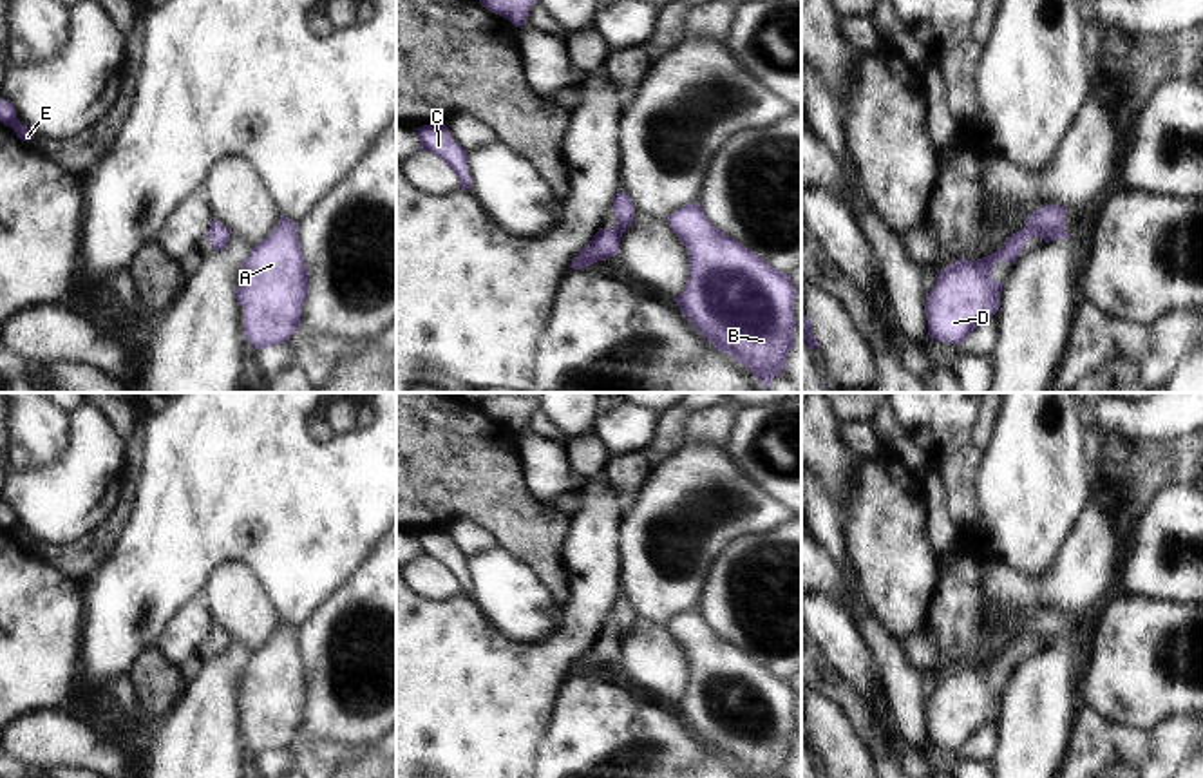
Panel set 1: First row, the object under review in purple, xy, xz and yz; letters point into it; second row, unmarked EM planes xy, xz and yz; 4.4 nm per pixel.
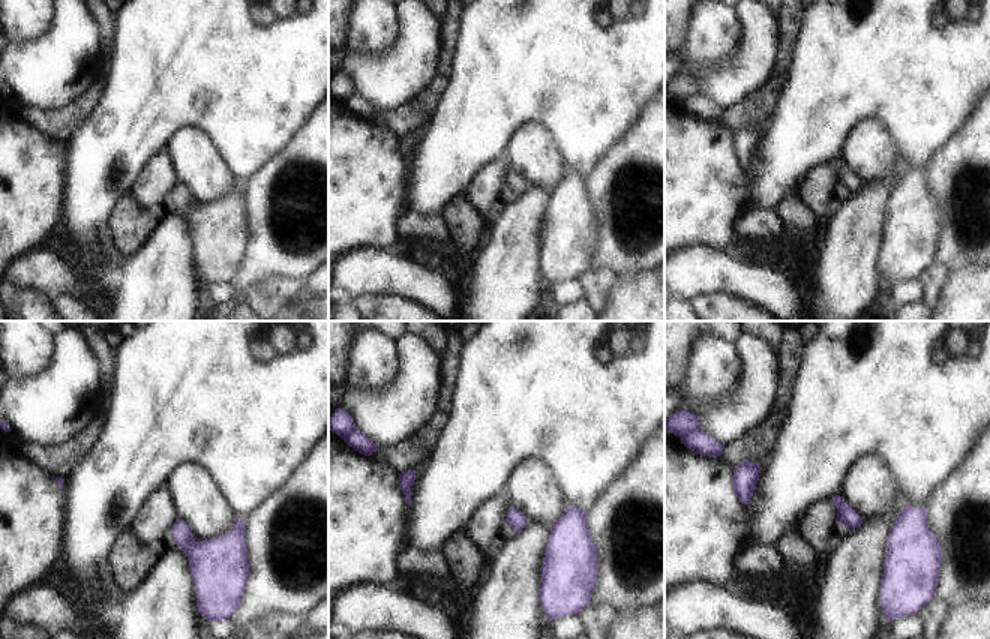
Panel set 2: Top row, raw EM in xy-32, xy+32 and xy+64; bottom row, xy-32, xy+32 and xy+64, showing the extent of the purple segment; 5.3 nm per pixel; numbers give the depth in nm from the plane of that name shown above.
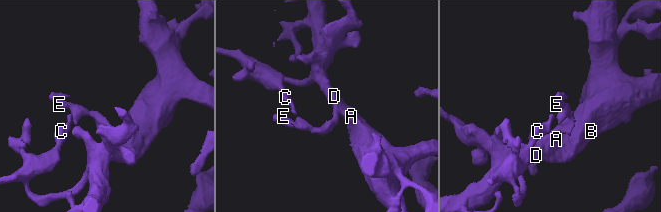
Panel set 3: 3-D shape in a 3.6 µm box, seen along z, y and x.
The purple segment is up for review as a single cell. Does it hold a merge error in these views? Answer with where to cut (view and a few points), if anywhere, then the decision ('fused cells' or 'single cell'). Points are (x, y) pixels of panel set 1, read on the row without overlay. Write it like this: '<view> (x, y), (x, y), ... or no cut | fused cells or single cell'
no cut | single cell

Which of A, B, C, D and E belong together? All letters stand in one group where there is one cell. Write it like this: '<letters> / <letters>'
A B C D E

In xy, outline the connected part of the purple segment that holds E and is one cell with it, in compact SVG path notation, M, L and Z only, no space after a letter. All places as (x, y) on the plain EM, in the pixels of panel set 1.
M0 505L0 527L11 532L24 546L31 546L34 539L16 525L16 516L9 507Z

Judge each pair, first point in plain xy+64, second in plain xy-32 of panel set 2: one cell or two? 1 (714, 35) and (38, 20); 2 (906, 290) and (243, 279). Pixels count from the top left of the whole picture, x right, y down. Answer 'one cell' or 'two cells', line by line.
1: one cell
2: two cells

